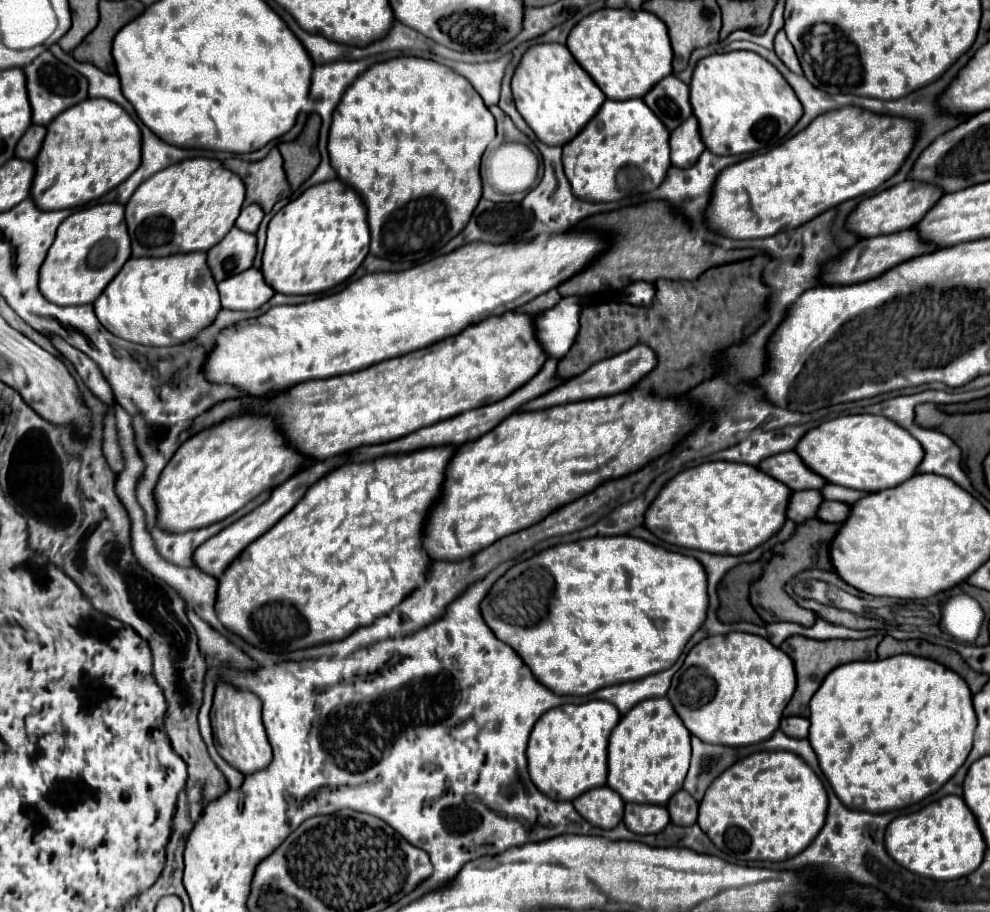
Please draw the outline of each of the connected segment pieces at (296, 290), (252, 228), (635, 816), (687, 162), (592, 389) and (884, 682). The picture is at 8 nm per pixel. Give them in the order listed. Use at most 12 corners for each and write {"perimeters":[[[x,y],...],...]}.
{"perimeters":[[[340,179],[272,217],[262,257],[278,293],[346,281],[368,255],[362,197]],[[248,205],[236,219],[236,227],[256,233],[264,217],[260,205]],[[626,803],[632,833],[660,833],[670,823],[662,805]],[[696,117],[670,133],[670,161],[692,167],[704,151]],[[648,345],[592,365],[520,411],[632,389],[656,365]],[[932,659],[836,667],[808,741],[890,813],[966,761],[972,693]]]}

